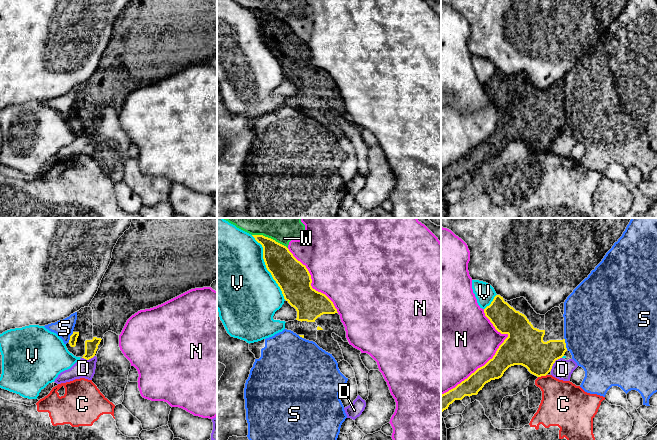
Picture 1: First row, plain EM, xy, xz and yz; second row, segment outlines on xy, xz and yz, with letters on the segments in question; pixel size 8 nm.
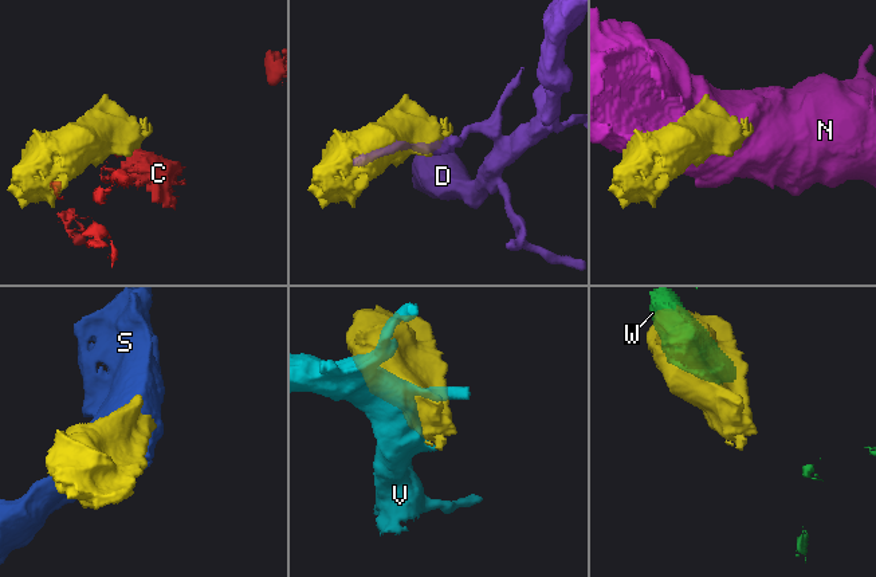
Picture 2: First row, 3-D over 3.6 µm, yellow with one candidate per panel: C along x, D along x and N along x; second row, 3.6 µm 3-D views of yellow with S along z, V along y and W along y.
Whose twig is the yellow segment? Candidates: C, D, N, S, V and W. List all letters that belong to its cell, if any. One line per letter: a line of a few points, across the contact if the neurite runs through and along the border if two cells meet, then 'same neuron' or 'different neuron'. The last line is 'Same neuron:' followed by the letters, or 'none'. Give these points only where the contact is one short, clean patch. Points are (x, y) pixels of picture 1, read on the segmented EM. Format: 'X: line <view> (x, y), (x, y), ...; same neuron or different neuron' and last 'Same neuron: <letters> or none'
C: line yz (546, 374), (538, 377); different neuron
D: different neuron
N: different neuron
S: line yz (564, 338), (567, 349); different neuron
V: different neuron
W: different neuron
Same neuron: none

